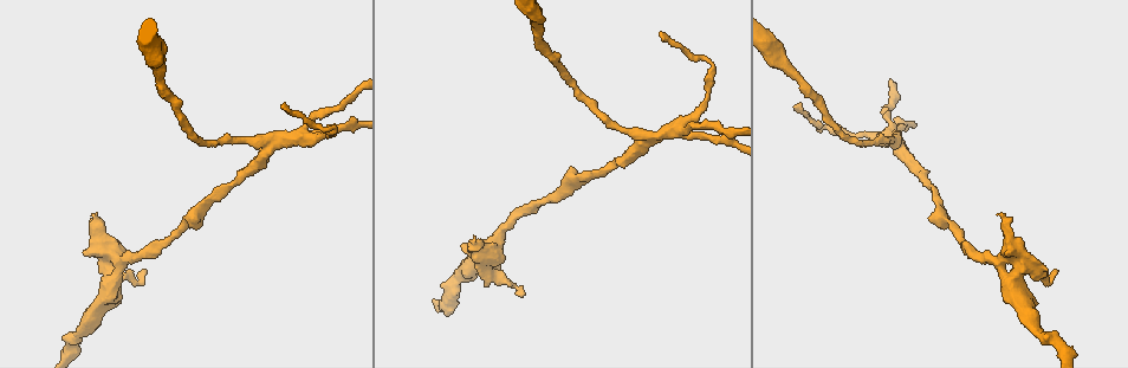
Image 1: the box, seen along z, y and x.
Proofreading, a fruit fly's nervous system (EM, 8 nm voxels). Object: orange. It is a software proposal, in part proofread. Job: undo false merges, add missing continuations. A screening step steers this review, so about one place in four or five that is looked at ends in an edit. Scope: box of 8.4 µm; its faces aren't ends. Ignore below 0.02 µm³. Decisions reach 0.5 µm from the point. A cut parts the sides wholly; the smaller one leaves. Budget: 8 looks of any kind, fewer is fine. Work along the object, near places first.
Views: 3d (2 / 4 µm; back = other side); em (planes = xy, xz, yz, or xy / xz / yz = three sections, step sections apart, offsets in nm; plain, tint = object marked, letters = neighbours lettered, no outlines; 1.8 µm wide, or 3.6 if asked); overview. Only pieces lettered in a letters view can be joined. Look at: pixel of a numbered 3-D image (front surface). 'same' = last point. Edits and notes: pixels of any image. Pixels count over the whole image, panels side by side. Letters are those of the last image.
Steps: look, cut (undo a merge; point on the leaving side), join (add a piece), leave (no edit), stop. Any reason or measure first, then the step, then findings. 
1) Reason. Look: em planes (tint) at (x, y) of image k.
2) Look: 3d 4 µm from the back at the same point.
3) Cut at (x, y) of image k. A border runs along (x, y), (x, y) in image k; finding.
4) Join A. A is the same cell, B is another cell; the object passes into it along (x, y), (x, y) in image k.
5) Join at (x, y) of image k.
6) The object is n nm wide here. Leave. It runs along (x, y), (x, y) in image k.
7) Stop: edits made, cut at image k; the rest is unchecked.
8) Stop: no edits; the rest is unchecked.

Branch stops here. Look: 3d 2 µm at (141, 271) of image 1.

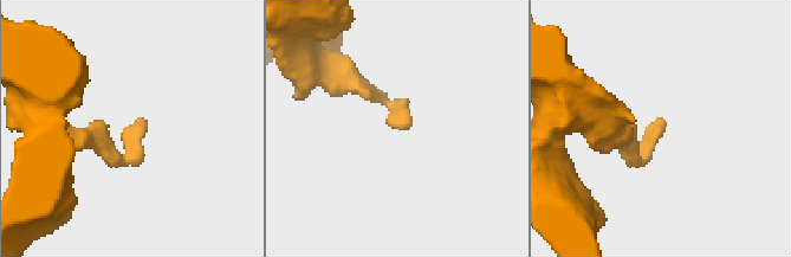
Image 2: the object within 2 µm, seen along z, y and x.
Need the tissue. Look: em planes (letters) at (661, 119) of image 2.

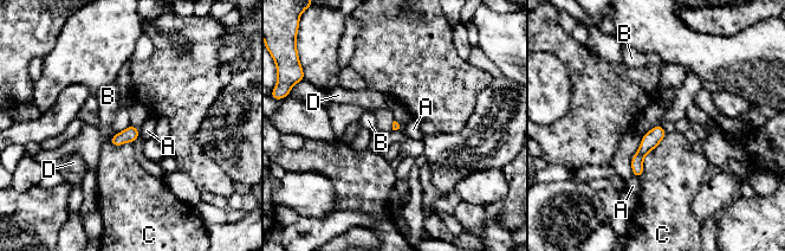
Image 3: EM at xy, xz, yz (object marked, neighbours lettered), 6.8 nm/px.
Leave. A, B, C and D are other cells; it runs along (659, 128), (637, 159), (637, 174) in image 3; none of them fits.

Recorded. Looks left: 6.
Sharp bend. Look: em planes (plain) at (899, 145) of image 1.

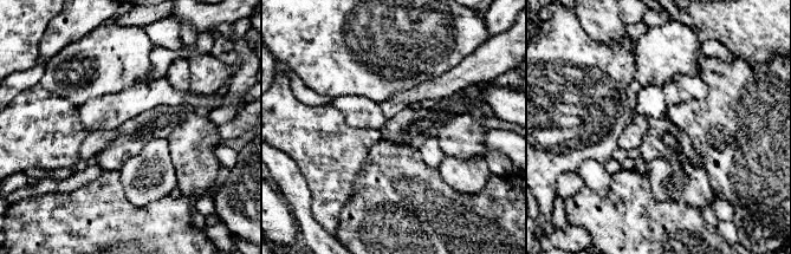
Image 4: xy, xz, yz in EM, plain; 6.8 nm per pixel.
See the neighbours. Look: em planes (letters) at the same point.

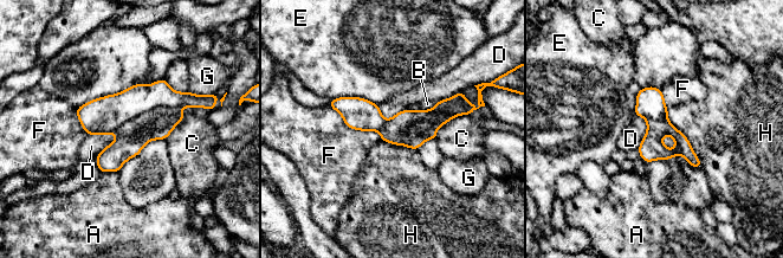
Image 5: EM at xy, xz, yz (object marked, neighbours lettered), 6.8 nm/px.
Cut at (110, 111) of image 5. A, B, C, D, E, F, G and H are other cells; the part that leaves runs along (194, 102), (136, 100), (79, 114) in image 5; a second neuron is stuck on.

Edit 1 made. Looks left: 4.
Stop: edits made, cut at image 5; the rest is unchecked.

